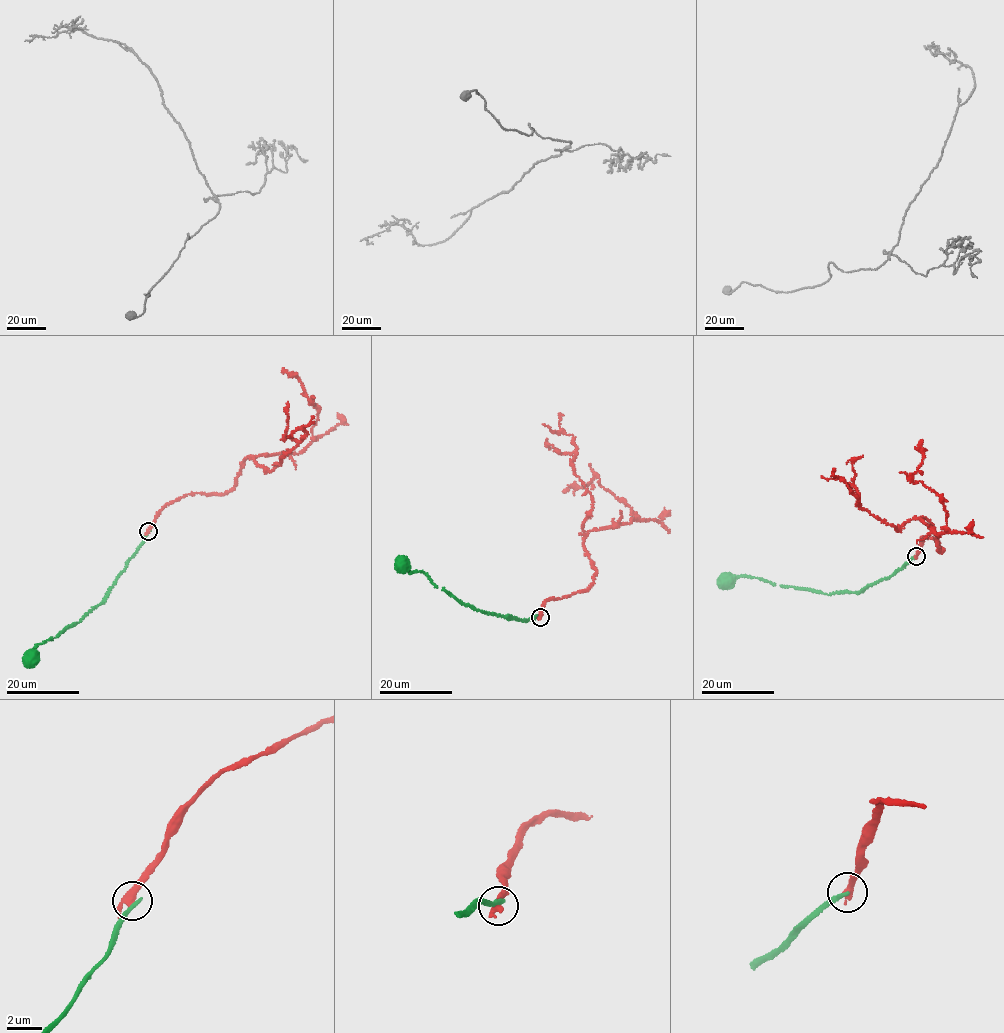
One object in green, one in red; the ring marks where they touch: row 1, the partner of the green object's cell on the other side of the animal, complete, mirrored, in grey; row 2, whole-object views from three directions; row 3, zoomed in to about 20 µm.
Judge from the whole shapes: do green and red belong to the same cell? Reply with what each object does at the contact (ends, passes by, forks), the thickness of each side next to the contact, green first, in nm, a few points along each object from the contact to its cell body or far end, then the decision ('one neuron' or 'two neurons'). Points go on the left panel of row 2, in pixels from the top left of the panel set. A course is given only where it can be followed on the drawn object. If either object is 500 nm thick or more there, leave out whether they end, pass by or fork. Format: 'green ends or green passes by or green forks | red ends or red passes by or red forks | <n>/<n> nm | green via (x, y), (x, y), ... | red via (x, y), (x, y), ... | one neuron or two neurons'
green ends | red passes by | 260/360 nm | green via (148, 531), (117, 576), (105, 601), (51, 639), (35, 646), (32, 657) | red via (148, 531), (182, 496), (235, 485), (246, 458), (300, 452), (313, 441), (317, 409), (281, 370) | two neurons

